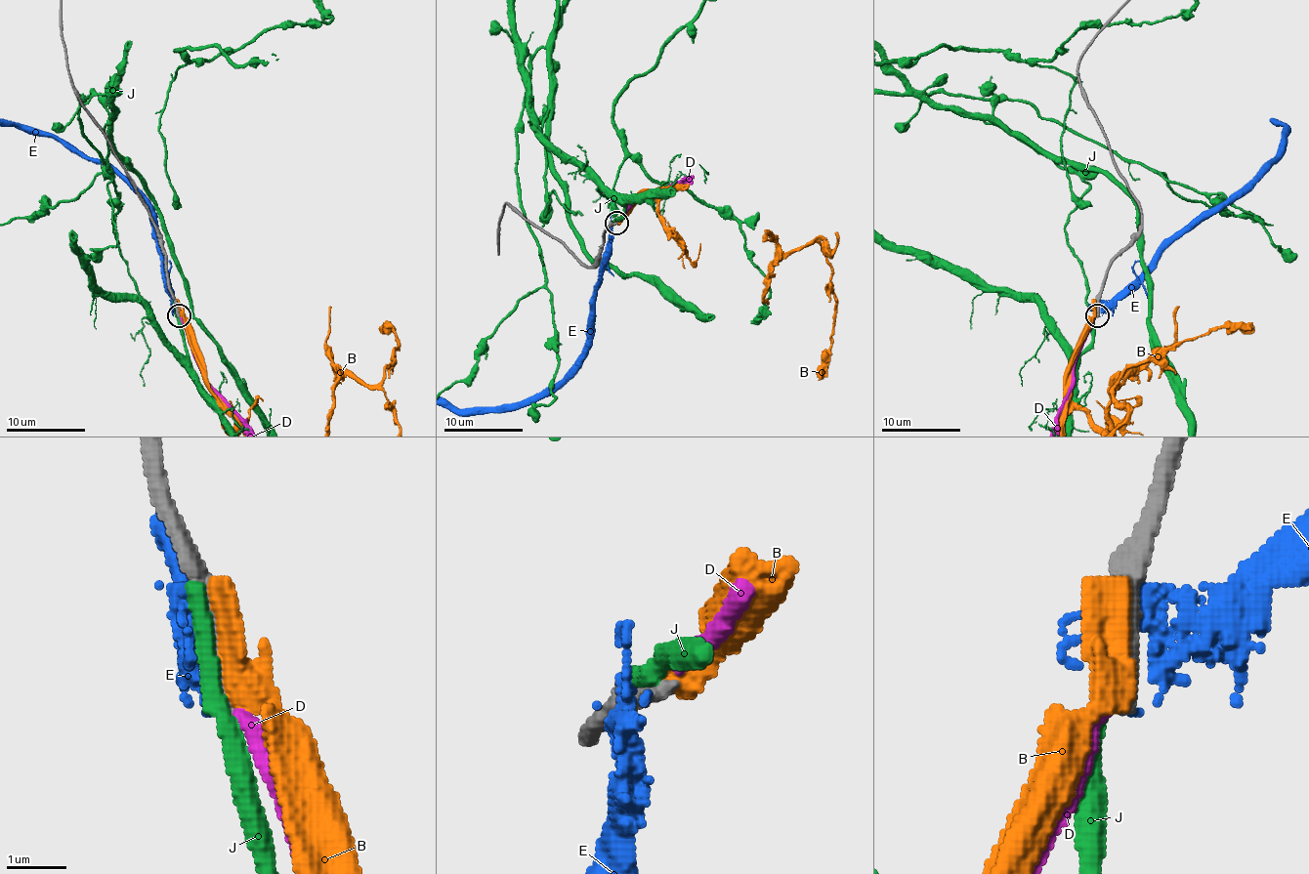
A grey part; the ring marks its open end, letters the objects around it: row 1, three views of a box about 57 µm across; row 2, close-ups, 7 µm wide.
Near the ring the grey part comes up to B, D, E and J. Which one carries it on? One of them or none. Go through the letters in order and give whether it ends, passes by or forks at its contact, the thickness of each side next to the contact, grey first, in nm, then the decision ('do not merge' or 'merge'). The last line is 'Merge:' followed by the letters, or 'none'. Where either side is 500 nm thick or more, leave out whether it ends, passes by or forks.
B: 440 nm thick on the grey side, 650 nm on the other; do not merge
D: it ends there; 280 nm thick on the grey side, 300 nm on the other; merge
E: it ends there; 320 nm thick on the grey side, 60 nm on the other; do not merge
J: it ends there; 440 nm thick on the grey side, 440 nm on the other; do not merge
Merge: D

